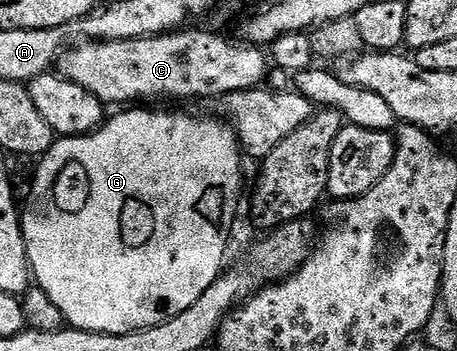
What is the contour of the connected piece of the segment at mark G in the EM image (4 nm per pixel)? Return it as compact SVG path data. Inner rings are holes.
M131 106L126 110L116 111L119 113L112 120L111 117L104 119L103 123L94 132L87 132L84 136L64 136L56 139L55 143L51 145L50 150L38 161L39 169L35 172L35 181L31 184L31 193L27 196L27 205L24 203L21 208L23 237L27 247L27 257L31 263L31 275L34 283L49 296L52 304L61 310L64 321L70 327L79 329L80 332L129 334L130 332L140 332L153 326L161 326L161 322L165 322L169 318L177 318L177 314L181 314L181 310L189 310L189 306L193 306L197 302L197 298L201 298L201 294L205 294L205 290L209 290L209 286L213 286L213 282L225 268L223 259L227 256L227 239L230 238L231 227L235 224L235 211L239 208L239 191L243 188L243 163L245 163L245 160L241 155L239 141L236 140L234 132L227 127L222 119L214 118L215 120L210 120L207 116L190 116L187 112L149 112L145 108L148 107Z

